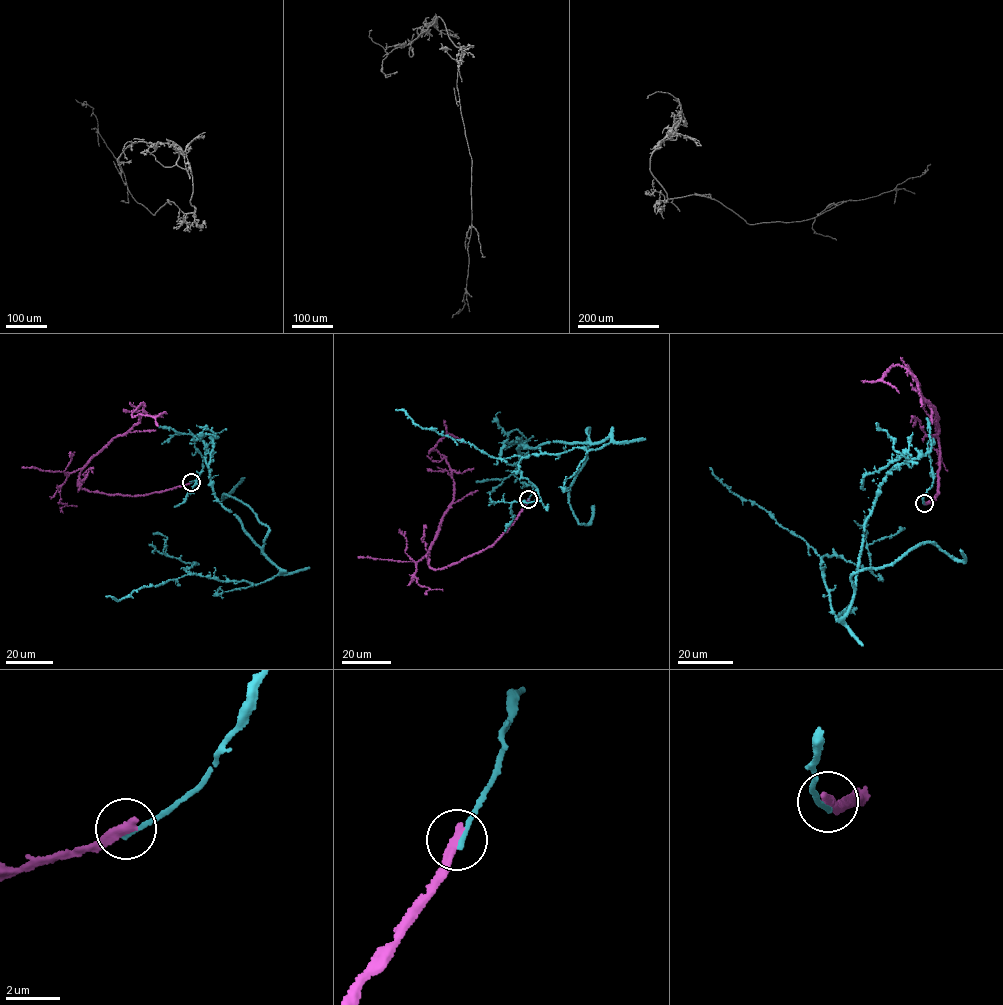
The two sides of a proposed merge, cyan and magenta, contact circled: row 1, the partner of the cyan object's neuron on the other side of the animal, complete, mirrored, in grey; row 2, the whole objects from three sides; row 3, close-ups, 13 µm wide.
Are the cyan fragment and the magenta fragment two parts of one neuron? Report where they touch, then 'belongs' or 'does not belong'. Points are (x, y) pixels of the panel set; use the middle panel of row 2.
(528, 499) | does not belong

